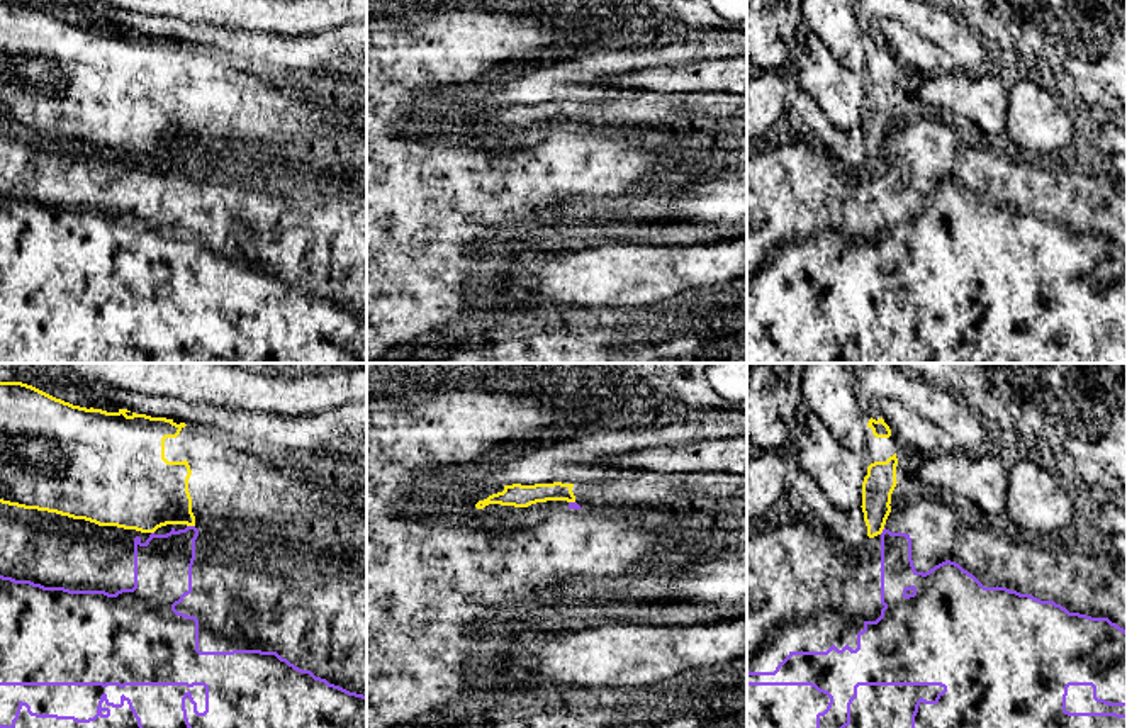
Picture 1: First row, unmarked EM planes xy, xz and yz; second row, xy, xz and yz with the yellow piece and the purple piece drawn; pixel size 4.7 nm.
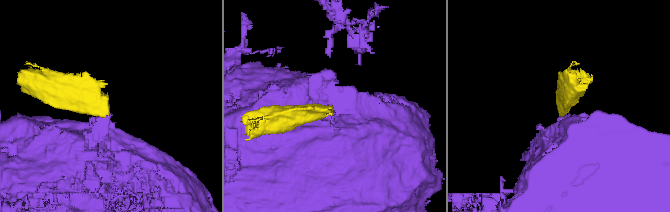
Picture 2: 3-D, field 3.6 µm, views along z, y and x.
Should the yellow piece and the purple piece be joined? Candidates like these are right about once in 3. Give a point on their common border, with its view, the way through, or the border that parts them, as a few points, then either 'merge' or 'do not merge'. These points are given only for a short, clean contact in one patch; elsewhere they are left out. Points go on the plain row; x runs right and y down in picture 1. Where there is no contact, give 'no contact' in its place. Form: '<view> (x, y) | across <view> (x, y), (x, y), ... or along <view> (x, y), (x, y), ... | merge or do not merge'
xy (190, 145) | along xy (187, 145), (194, 146) | do not merge

